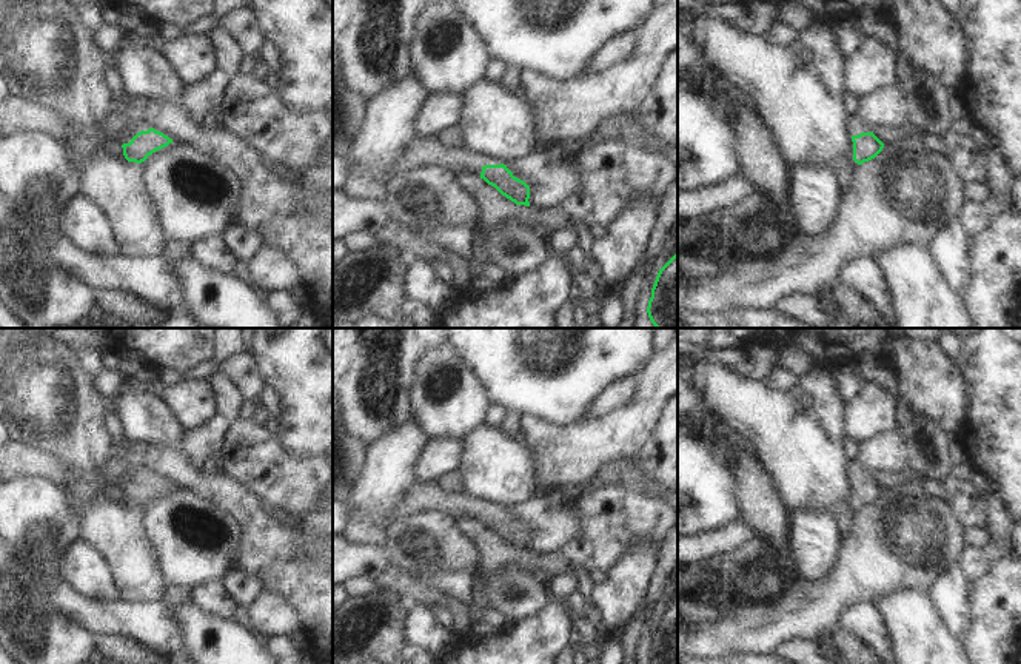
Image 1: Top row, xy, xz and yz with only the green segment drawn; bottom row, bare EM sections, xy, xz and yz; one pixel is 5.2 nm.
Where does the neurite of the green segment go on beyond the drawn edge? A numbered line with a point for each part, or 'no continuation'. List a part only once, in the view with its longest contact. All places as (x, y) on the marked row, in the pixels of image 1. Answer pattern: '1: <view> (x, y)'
1: xy (116, 127)

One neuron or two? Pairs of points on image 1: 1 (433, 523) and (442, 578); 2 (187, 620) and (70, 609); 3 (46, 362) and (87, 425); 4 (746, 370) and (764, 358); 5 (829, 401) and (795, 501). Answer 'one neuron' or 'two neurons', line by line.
1: two neurons
2: two neurons
3: one neuron
4: one neuron
5: one neuron

